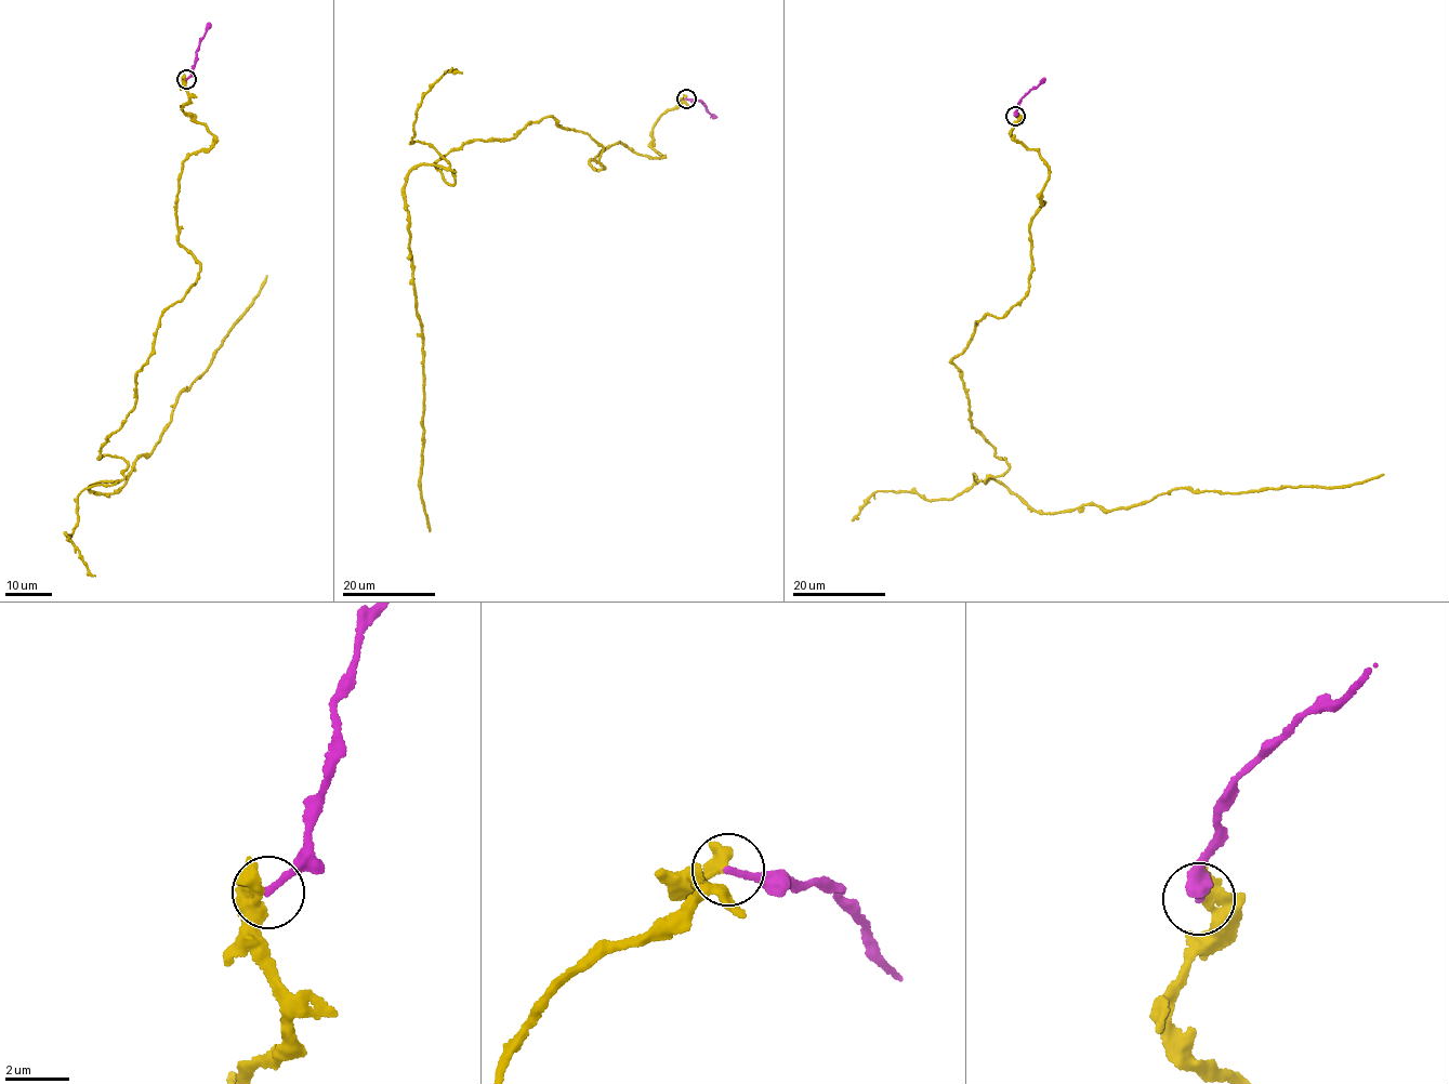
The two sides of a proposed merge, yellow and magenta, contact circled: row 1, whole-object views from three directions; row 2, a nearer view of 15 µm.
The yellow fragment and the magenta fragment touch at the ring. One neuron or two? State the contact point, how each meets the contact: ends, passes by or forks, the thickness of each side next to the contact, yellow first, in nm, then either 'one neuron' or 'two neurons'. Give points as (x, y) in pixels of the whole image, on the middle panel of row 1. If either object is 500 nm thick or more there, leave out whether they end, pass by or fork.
at (686, 98); 550 nm thick on the yellow side, 220 nm on the other; two neurons

